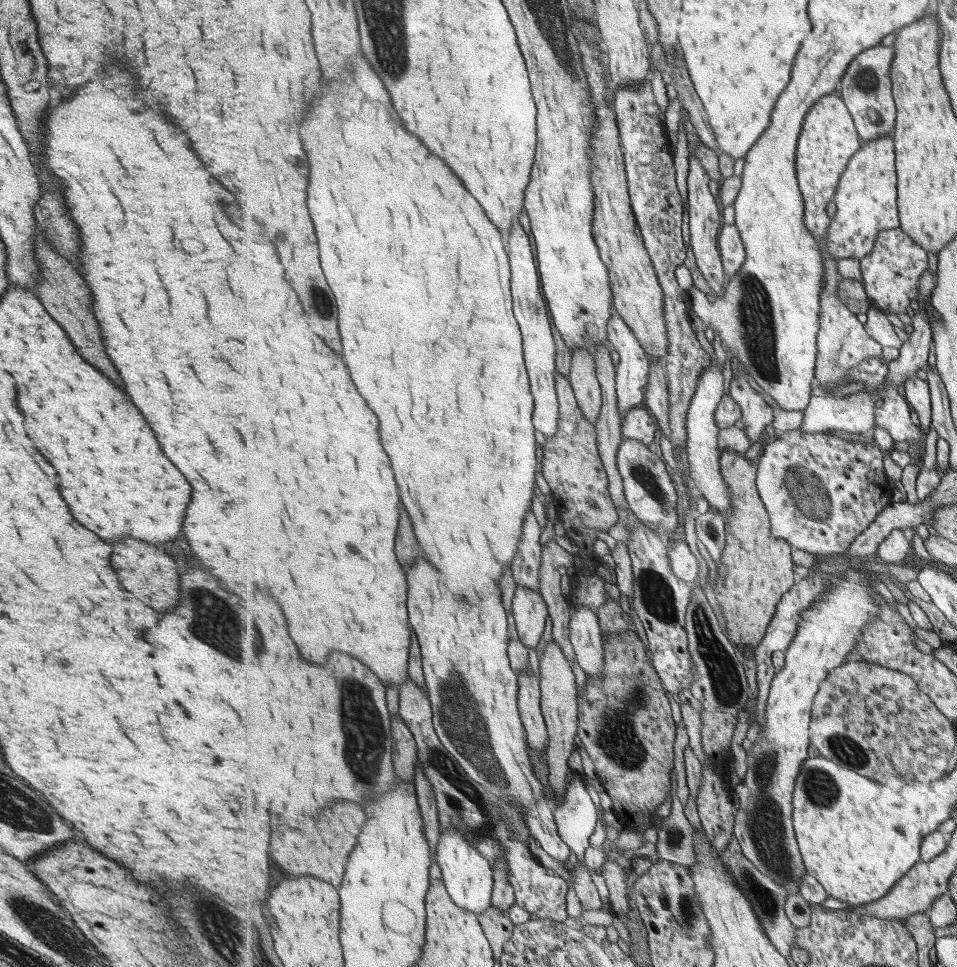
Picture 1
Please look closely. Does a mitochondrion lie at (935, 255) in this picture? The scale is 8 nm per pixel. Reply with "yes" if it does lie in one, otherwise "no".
no

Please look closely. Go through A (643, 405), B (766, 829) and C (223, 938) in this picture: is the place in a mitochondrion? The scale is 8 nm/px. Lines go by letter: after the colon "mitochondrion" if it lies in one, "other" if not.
A: other
B: mitochondrion
C: mitochondrion

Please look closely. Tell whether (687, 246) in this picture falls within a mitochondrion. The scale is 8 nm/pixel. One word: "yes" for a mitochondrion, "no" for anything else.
no

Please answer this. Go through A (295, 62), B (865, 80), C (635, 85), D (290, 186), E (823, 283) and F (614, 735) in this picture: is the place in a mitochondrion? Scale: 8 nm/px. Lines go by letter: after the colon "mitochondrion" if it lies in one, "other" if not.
A: other
B: mitochondrion
C: other
D: other
E: other
F: mitochondrion

